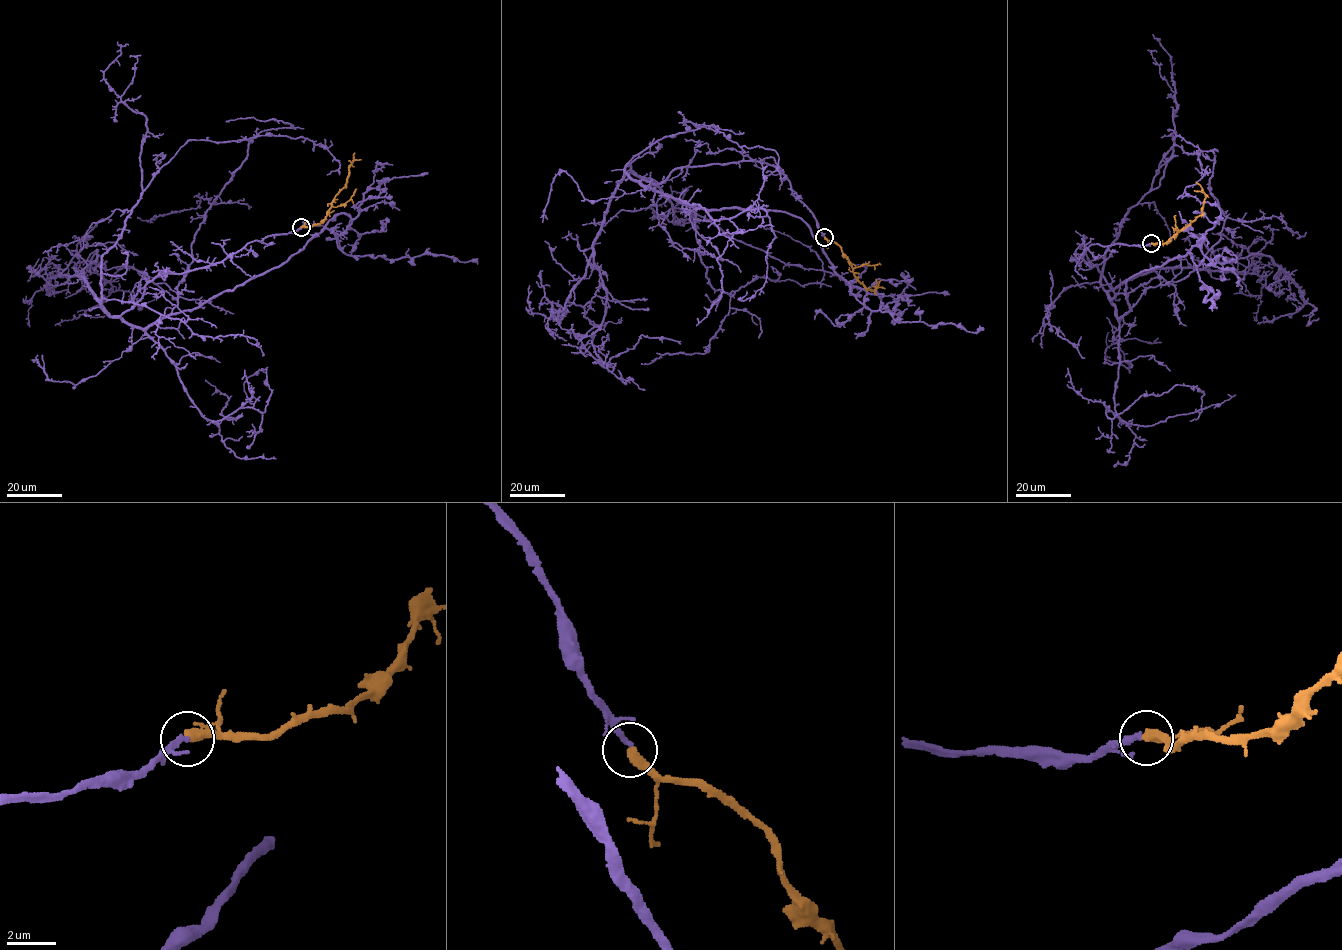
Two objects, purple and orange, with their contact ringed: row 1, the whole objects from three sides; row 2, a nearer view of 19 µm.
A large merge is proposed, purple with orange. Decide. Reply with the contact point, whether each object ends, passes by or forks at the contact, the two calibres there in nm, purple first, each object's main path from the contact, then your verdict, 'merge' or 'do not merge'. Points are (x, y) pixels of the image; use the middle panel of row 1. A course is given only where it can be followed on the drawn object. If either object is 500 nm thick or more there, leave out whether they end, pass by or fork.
at (824, 237); purple ends there; orange ends there; 240 nm thick on the purple side, 440 nm on the other; purple runs (824, 237), (766, 162), (676, 168), (658, 184), (641, 182), (701, 209), (798, 217), (871, 310), (982, 330); orange runs (824, 237), (841, 249), (854, 276), (866, 289), (872, 290), (878, 287), (881, 280); merge

